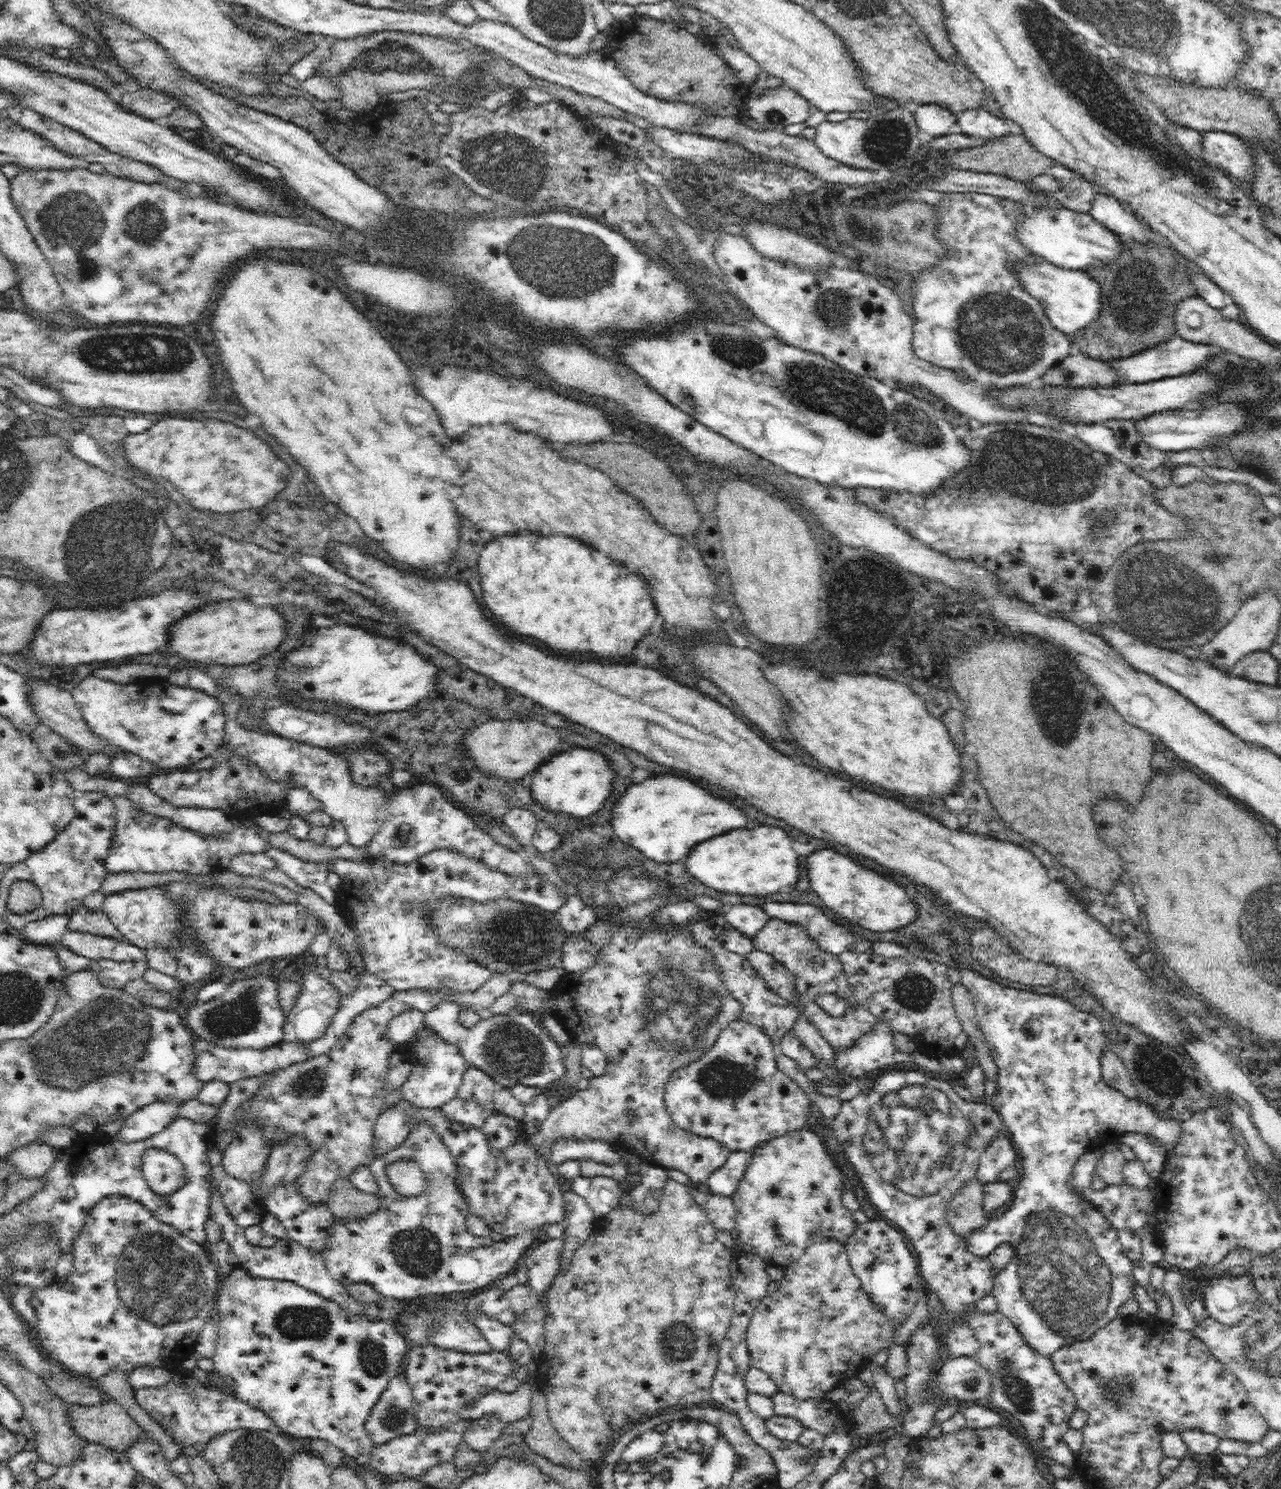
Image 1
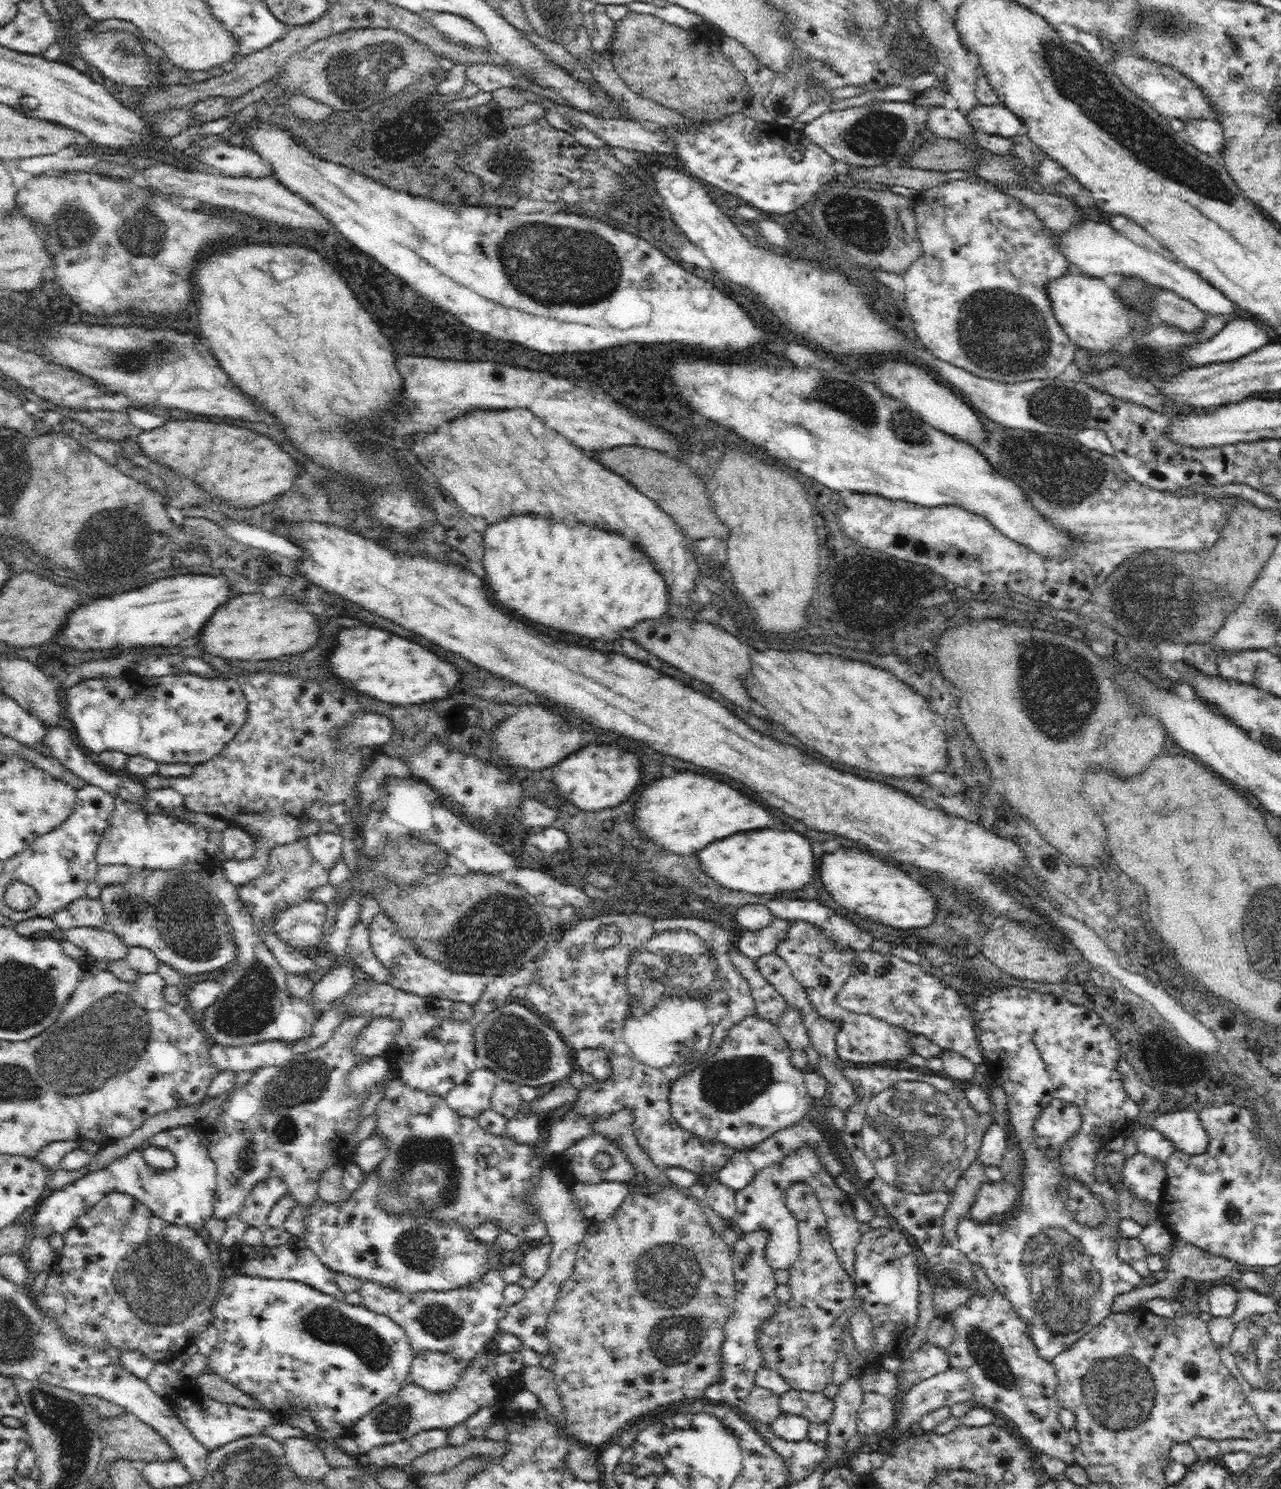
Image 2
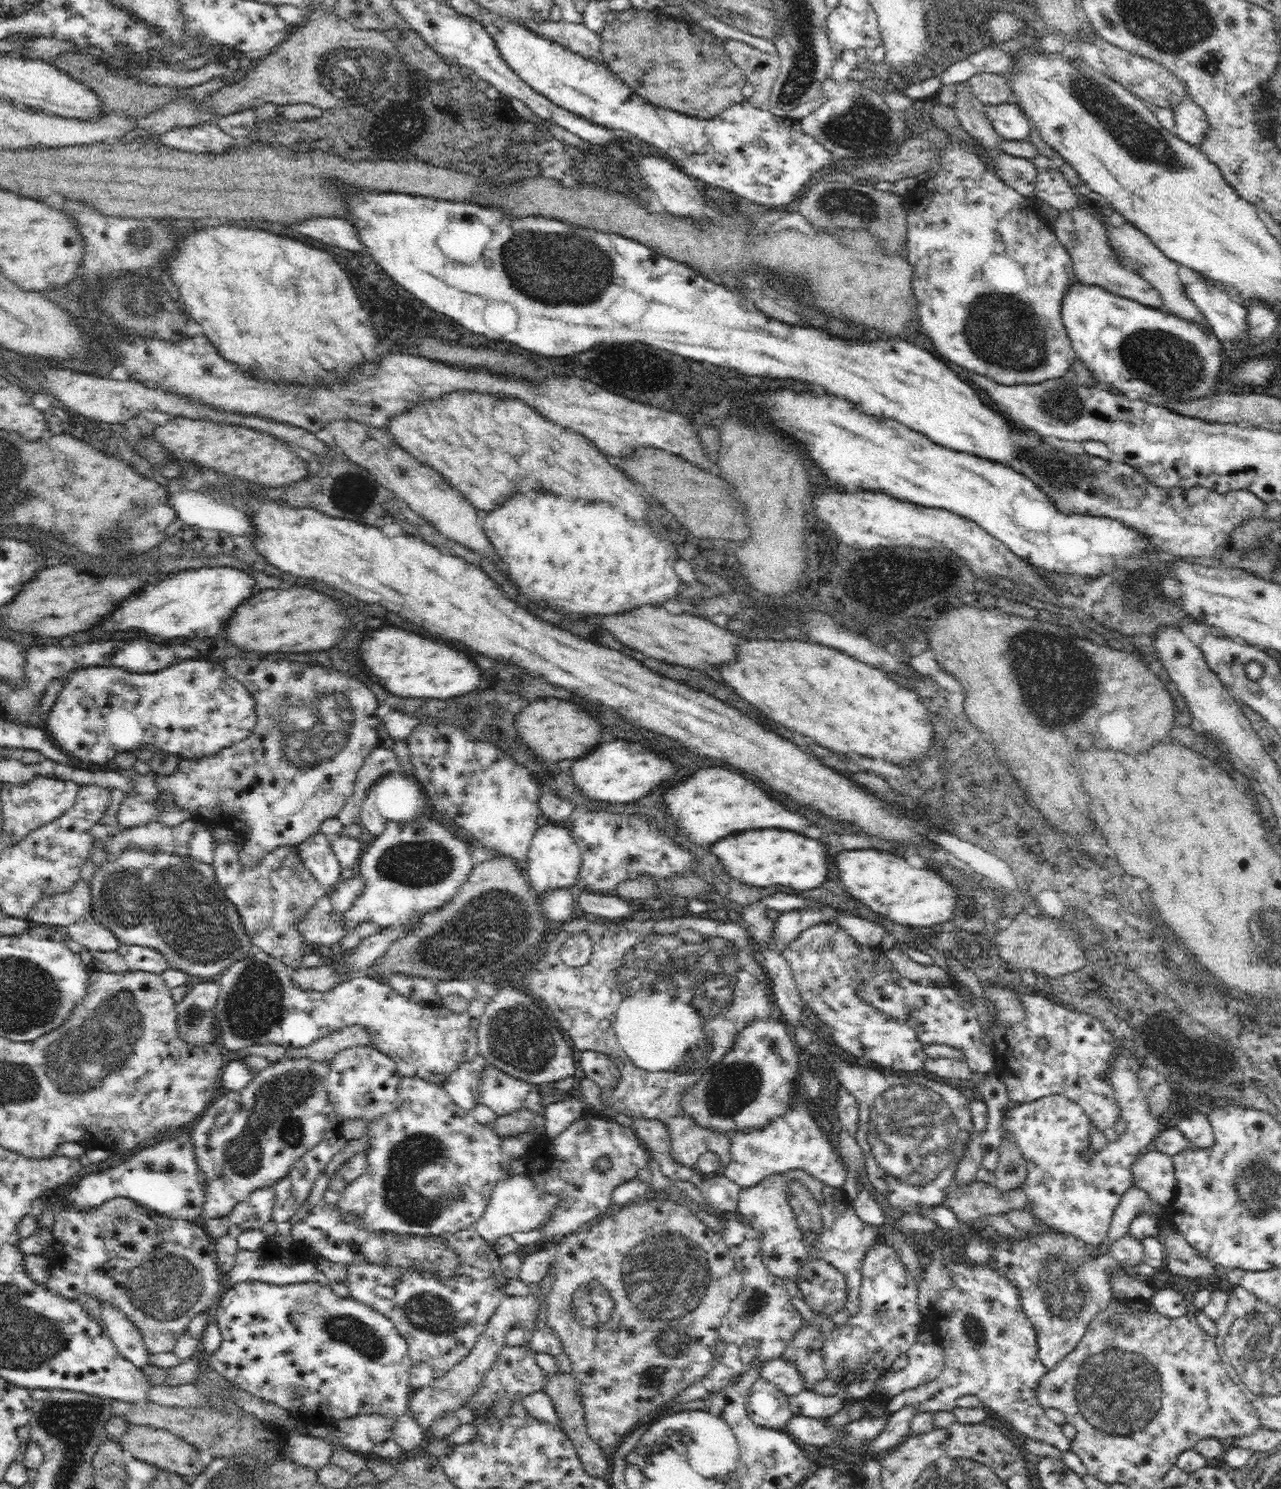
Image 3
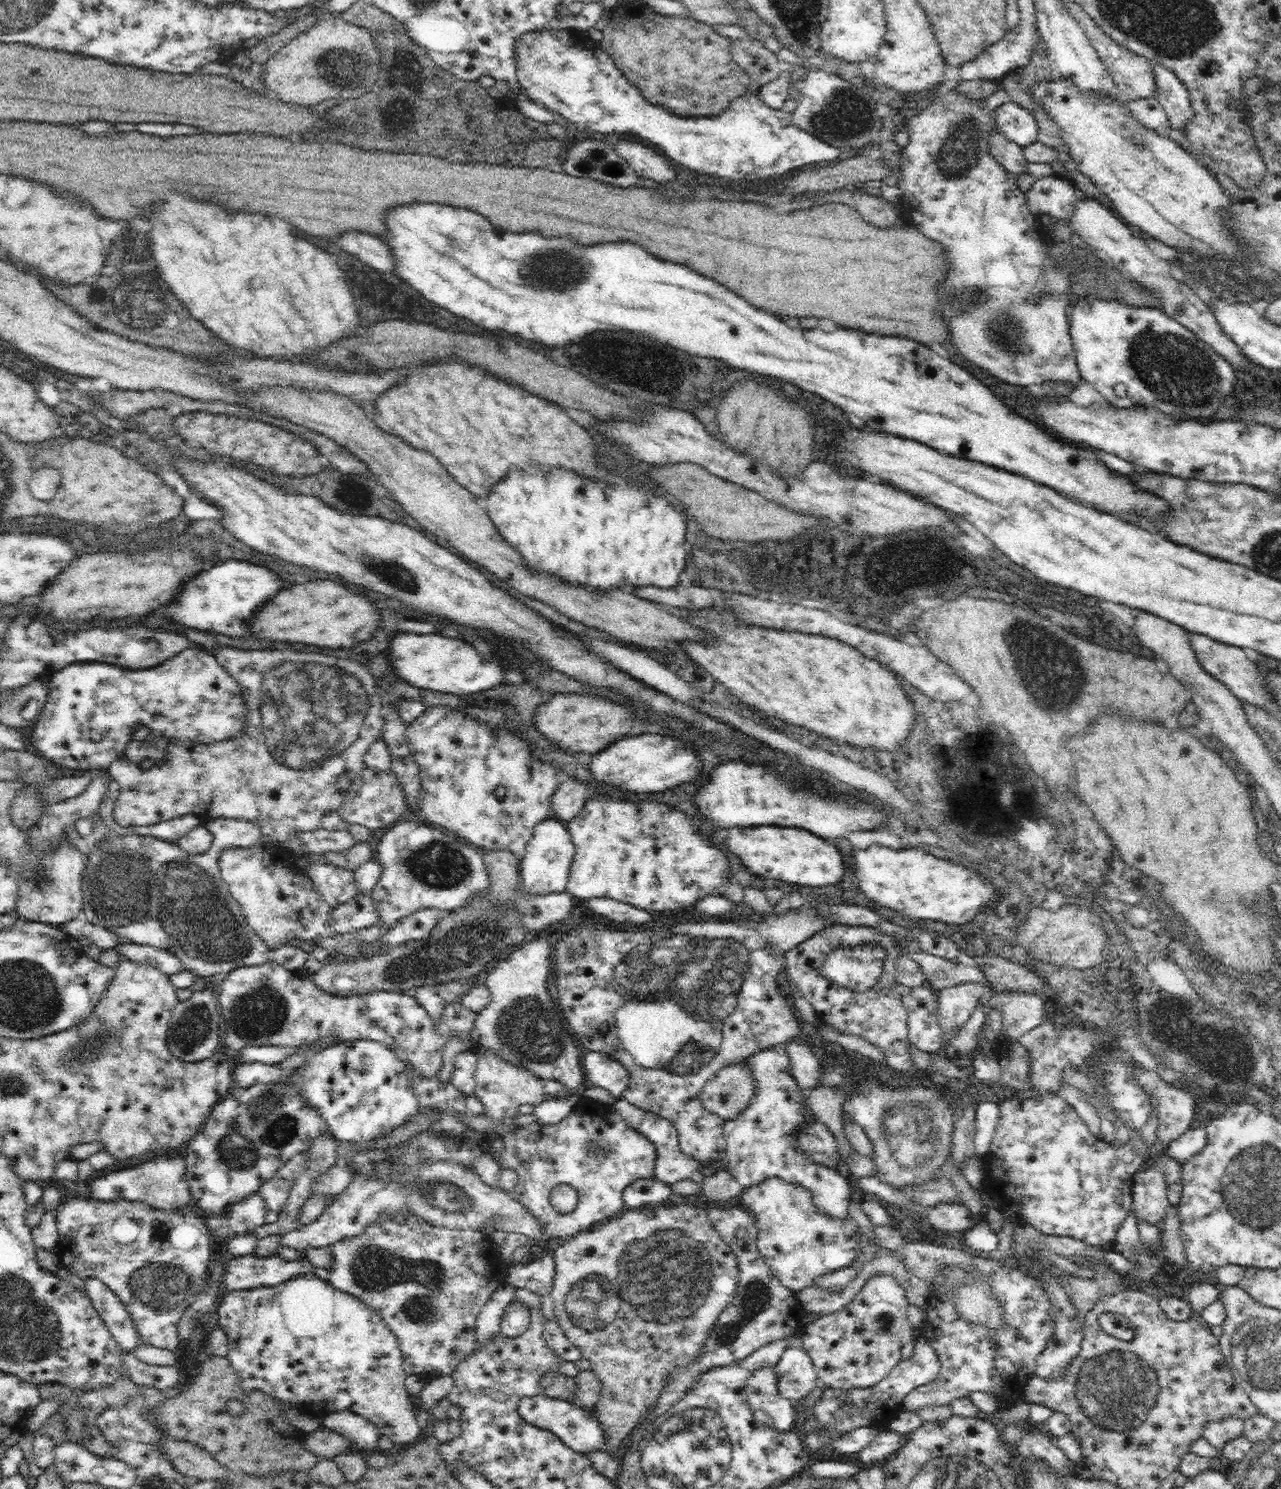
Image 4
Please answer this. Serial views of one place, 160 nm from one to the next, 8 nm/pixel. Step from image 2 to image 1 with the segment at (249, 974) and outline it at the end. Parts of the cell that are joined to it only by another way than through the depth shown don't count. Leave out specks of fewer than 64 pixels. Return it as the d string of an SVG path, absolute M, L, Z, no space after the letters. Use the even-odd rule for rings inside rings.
M268 978L240 980L226 987L221 995L208 1002L190 1006L182 1022L193 1036L222 1049L266 1050L279 1044L284 1015L278 1006L278 987Z

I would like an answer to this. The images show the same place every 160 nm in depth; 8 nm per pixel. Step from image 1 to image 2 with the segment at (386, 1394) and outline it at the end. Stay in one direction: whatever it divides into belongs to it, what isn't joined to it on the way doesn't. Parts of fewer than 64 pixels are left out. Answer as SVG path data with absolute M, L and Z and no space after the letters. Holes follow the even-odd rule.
M478 1367L468 1369L456 1388L446 1394L428 1393L408 1380L382 1404L375 1406L360 1422L356 1422L352 1438L359 1448L366 1452L385 1444L392 1444L398 1439L410 1438L420 1431L434 1428L452 1429L468 1421L483 1408L496 1404L500 1400L500 1392L496 1382L488 1375L480 1373Z

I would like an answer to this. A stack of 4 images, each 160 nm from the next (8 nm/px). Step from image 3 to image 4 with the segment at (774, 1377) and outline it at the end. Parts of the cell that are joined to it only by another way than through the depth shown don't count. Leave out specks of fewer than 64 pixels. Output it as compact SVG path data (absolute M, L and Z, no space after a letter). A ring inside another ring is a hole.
M800 1344L786 1348L772 1369L776 1373L776 1386L785 1400L804 1398L819 1384L813 1360Z

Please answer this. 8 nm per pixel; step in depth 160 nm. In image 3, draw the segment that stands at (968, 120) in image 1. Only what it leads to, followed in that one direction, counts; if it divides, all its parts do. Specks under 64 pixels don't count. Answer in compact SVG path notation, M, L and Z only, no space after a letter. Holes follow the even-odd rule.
M1002 103L984 108L986 119L992 124L999 137L1014 140L1028 138L1031 123L1028 117L1018 109L1016 103Z

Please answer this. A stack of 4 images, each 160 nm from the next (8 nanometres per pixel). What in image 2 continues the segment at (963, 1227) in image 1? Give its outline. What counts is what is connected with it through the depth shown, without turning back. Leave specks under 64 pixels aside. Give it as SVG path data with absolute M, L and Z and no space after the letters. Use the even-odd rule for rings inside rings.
M978 1160L974 1166L961 1174L947 1209L943 1216L943 1231L952 1246L958 1247L958 1227L961 1220L971 1218L971 1208L980 1187L986 1181L984 1167Z

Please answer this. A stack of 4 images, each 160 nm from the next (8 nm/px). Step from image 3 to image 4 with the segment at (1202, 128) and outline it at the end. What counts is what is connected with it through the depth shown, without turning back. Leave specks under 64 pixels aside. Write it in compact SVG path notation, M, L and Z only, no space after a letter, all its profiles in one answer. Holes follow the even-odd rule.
M1156 65L1157 91L1155 97L1165 108L1172 128L1186 134L1196 120L1190 93L1182 81L1166 67Z

